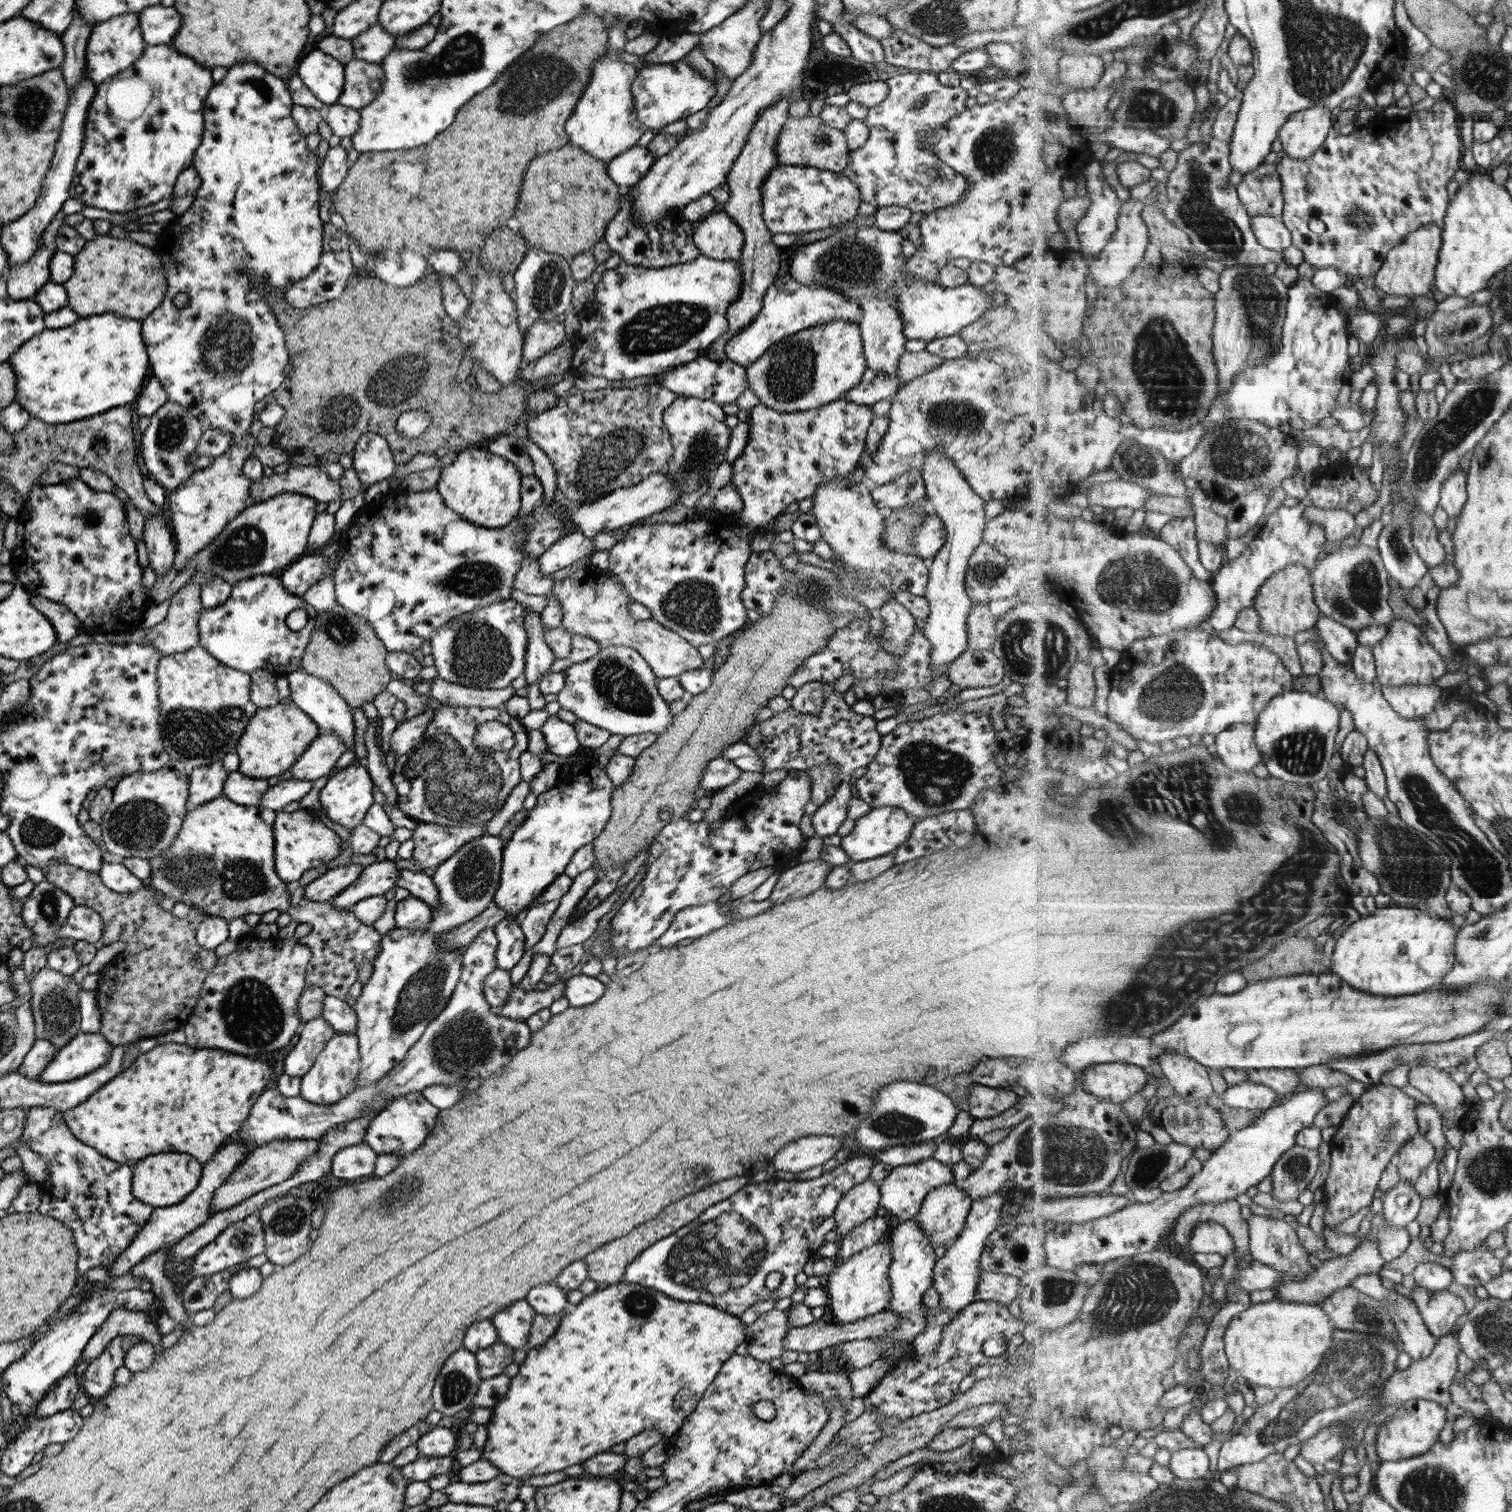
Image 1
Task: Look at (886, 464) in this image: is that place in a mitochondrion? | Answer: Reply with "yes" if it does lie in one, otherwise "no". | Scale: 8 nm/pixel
no

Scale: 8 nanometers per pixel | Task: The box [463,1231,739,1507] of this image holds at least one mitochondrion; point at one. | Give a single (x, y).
(638, 1304)

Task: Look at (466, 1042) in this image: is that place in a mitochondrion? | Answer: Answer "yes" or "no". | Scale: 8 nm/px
yes

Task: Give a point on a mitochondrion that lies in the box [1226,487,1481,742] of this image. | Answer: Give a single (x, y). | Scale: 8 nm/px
(1360, 593)

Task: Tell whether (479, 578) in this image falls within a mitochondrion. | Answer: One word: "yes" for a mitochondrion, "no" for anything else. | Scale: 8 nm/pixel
yes

